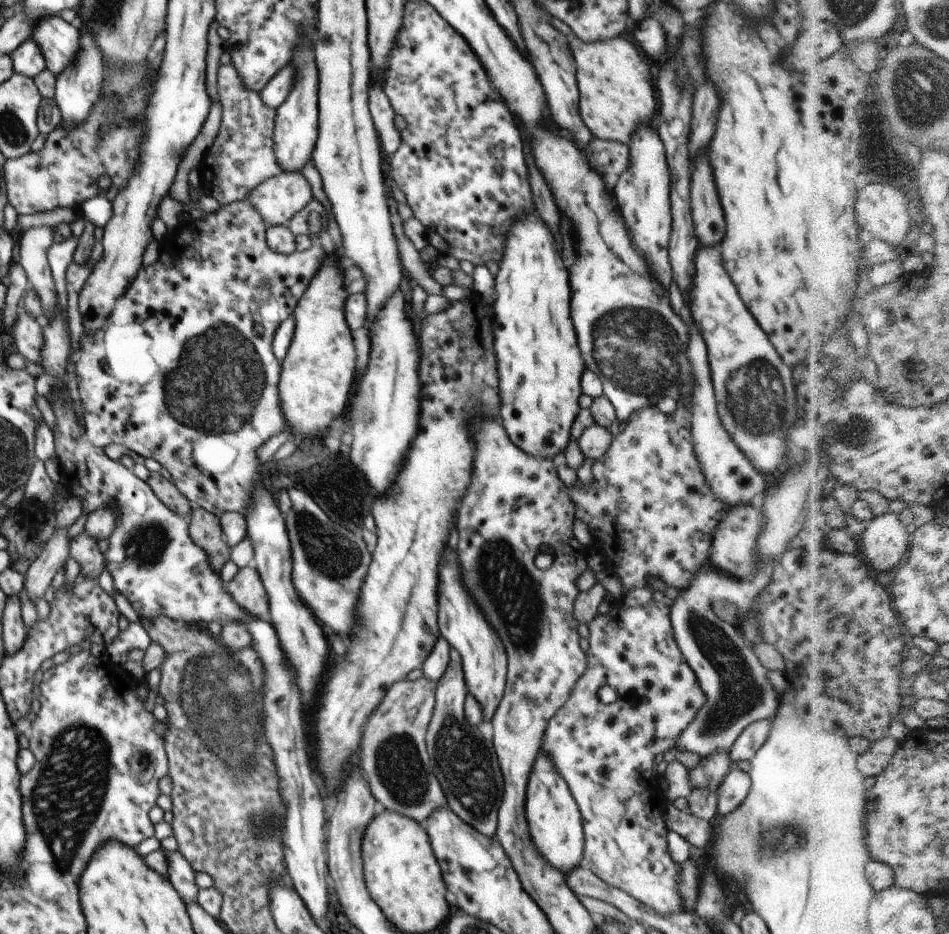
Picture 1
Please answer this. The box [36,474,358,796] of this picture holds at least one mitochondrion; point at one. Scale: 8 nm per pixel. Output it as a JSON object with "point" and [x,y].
{"point":[148,541]}

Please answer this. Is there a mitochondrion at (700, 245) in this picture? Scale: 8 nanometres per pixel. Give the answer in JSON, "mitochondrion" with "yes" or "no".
{"mitochondrion":"no"}

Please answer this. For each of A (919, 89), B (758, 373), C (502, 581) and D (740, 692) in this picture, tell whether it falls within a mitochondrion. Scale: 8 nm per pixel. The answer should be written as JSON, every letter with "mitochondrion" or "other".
{"A":"mitochondrion","B":"mitochondrion","C":"mitochondrion","D":"mitochondrion"}

